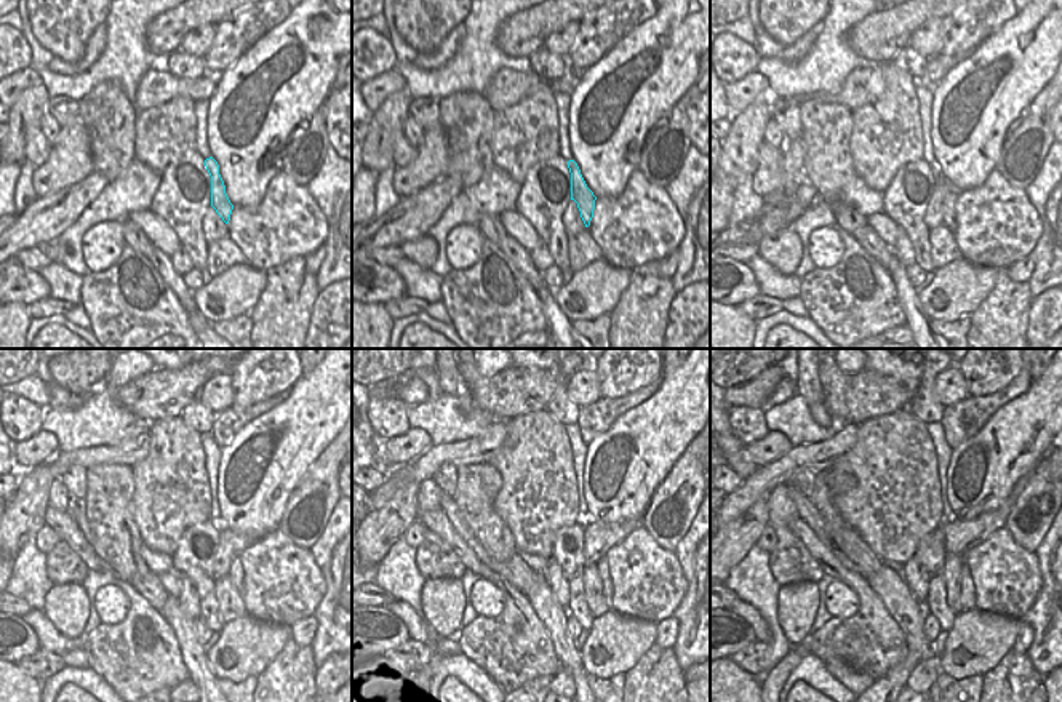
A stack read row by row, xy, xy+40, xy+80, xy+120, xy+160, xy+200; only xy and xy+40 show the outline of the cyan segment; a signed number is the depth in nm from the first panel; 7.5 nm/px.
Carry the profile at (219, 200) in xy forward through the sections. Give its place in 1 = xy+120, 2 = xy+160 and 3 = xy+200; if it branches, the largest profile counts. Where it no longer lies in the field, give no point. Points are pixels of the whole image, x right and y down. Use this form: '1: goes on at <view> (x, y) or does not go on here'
1: goes on at xy+120 (235, 573)
2: goes on at xy+160 (606, 584)
3: goes on at xy+200 (968, 600)

